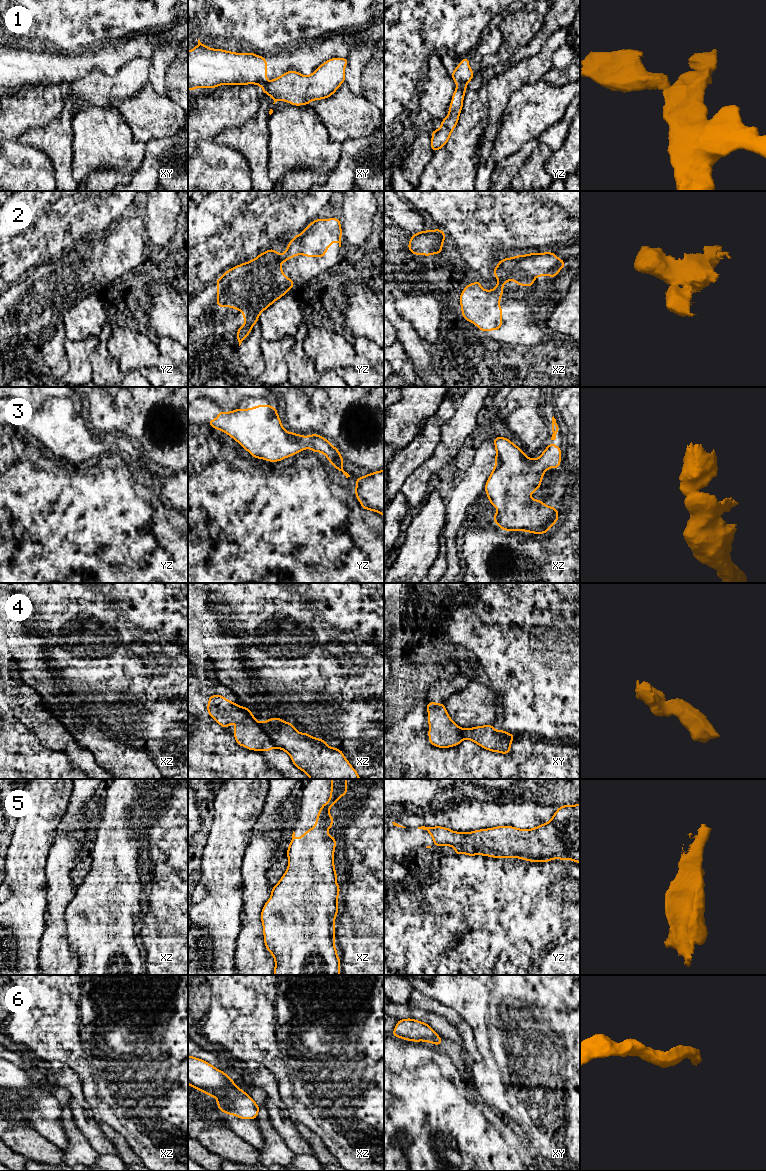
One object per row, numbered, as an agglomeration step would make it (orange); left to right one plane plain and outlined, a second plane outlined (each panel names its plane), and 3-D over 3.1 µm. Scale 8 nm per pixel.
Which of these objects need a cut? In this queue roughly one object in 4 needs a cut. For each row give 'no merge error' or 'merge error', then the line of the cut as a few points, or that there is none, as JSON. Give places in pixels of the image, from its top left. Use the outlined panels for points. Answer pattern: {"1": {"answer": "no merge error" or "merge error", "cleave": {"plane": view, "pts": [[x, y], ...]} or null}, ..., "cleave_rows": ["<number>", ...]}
{"1": {"answer": "merge error", "cleave": {"plane": "yz", "pts": [[457, 85], [465, 86]]}}, "2": {"answer": "no merge error", "cleave": null}, "3": {"answer": "no merge error", "cleave": null}, "4": {"answer": "merge error", "cleave": {"plane": "xz", "pts": [[261, 723], [263, 731], [275, 746]]}}, "5": {"answer": "no merge error", "cleave": null}, "6": {"answer": "no merge error", "cleave": null}, "cleave_rows": ["1", "4"]}

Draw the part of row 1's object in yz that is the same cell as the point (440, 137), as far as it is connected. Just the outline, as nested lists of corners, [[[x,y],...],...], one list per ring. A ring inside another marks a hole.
[[[466,86],[456,87],[450,103],[448,115],[444,120],[441,120],[439,130],[432,130],[431,148],[434,152],[441,149],[448,142],[451,132],[458,124],[466,90]]]

